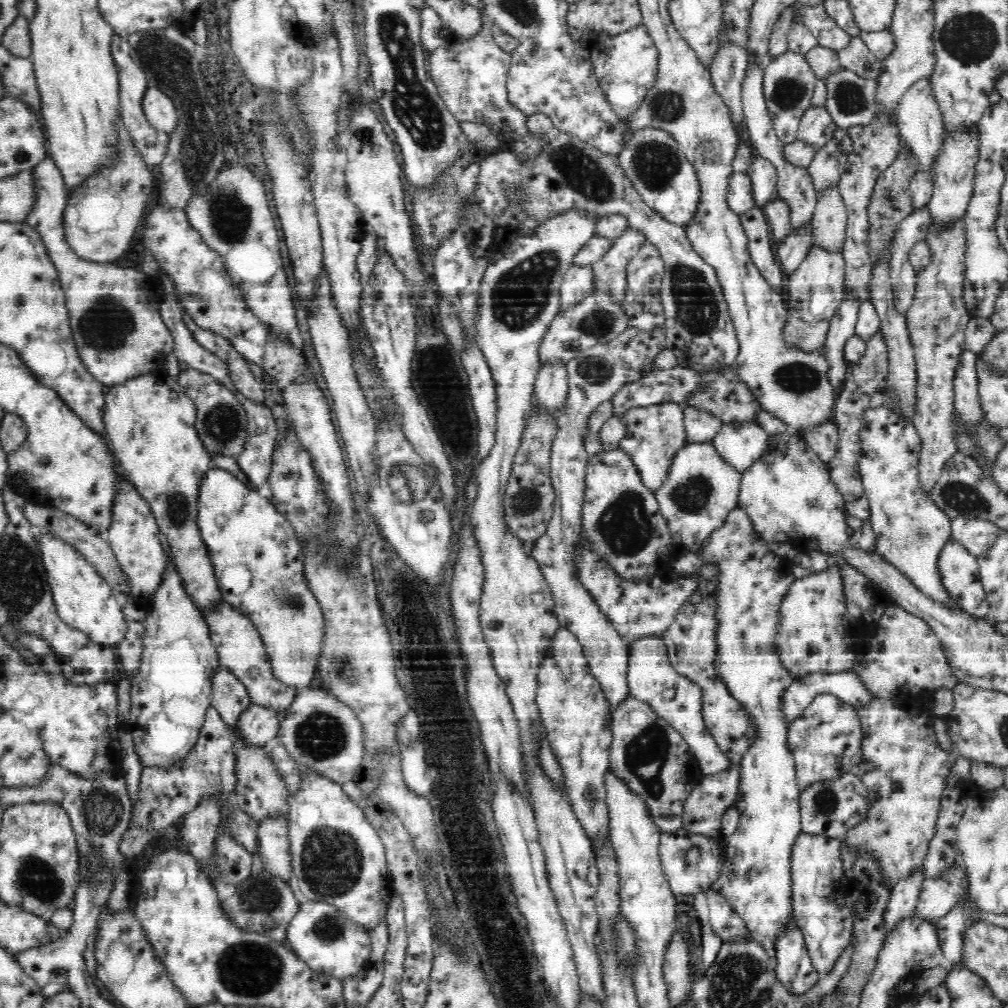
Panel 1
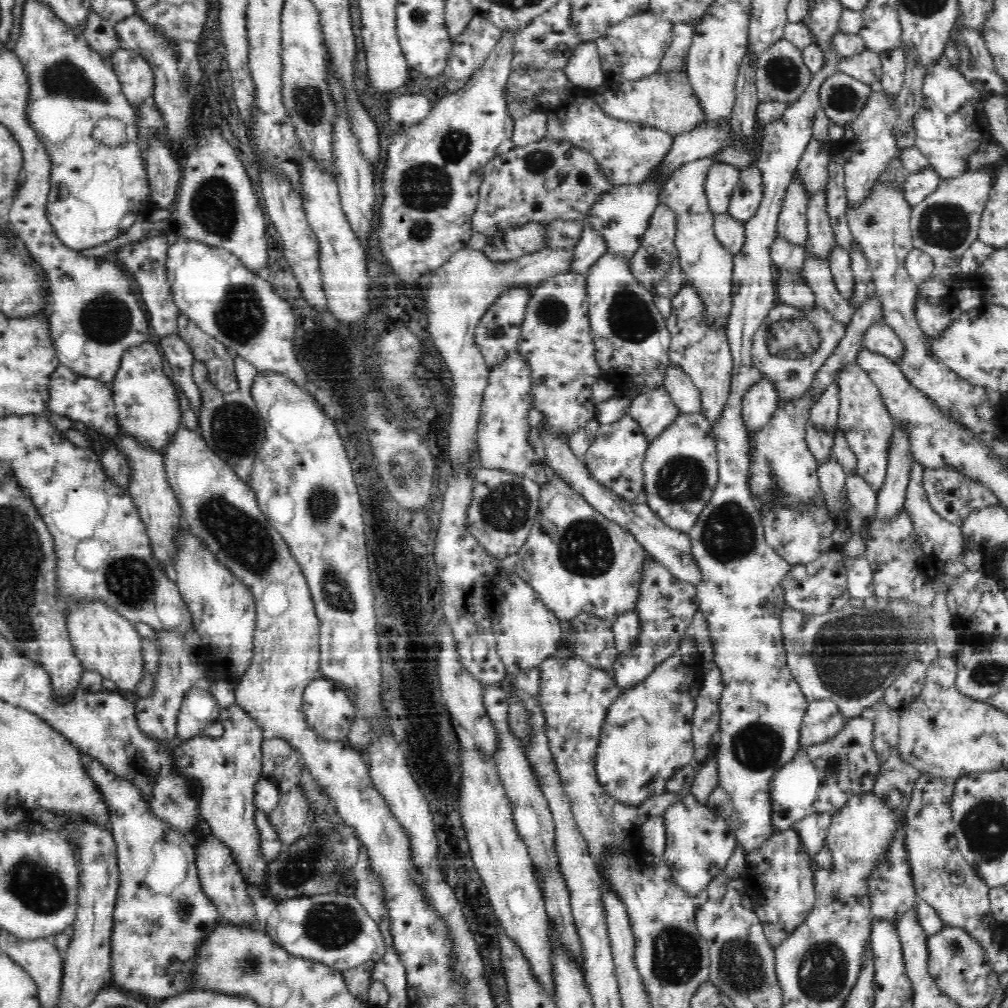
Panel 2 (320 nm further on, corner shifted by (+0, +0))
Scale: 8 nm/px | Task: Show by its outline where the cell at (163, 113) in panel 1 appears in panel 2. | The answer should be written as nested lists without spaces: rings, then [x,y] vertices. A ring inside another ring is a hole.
[[[120,49],[114,53],[110,66],[116,73],[123,94],[135,108],[153,102],[155,76],[150,65],[139,54]]]

